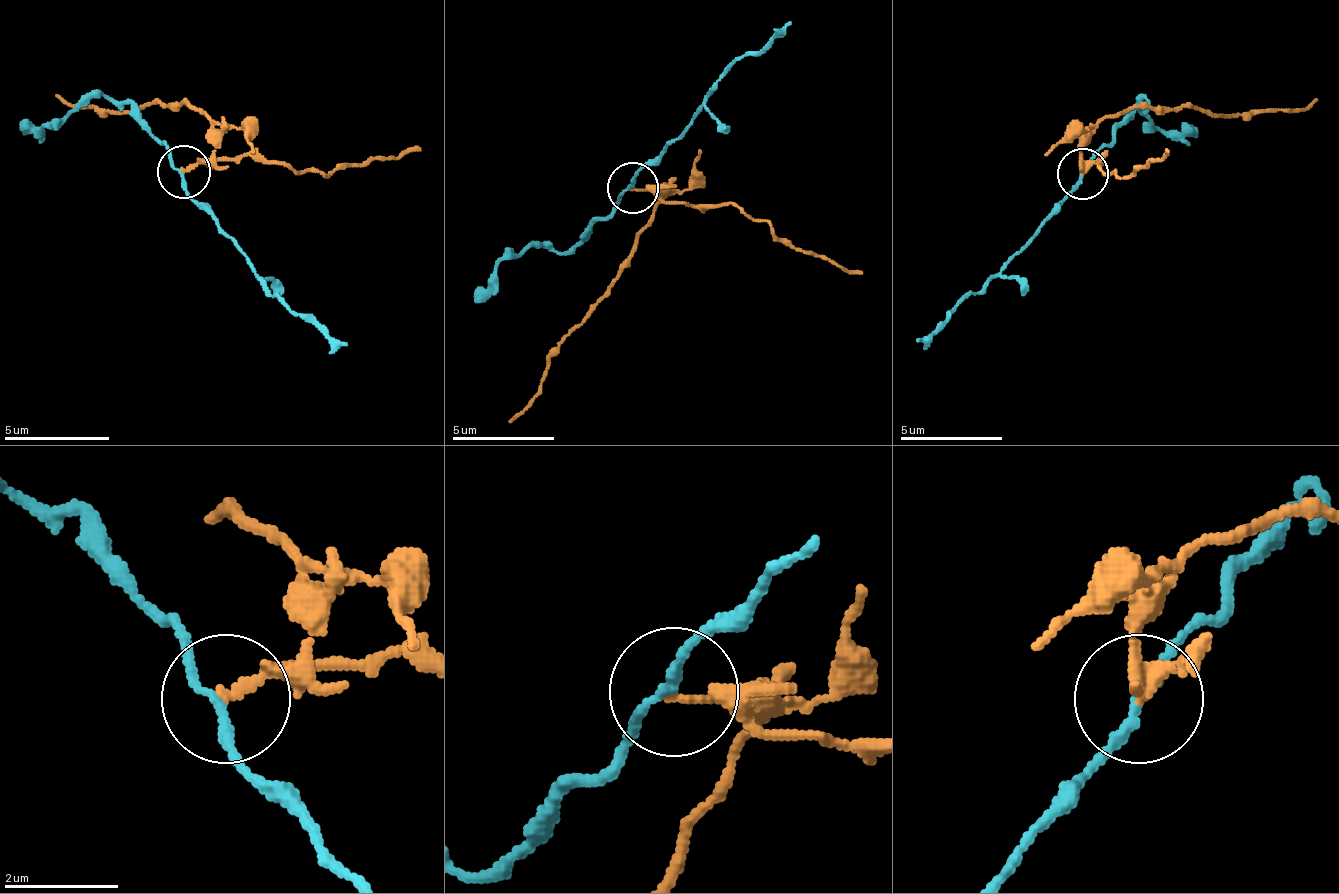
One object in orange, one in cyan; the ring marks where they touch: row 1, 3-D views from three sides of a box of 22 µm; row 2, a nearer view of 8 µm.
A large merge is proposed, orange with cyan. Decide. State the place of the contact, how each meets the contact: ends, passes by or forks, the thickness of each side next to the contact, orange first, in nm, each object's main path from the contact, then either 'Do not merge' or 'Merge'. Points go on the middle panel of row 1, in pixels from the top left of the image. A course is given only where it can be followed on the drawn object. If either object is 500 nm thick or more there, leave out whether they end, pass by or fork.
Place: (633, 187). At the ring orange ends. At the ring cyan passes by. Thickness 150 nm (orange) against 150 nm. Course of orange: (634, 188), (660, 188), (660, 204), (609, 295), (547, 362), (542, 387), (507, 423). Course of cyan: (634, 188), (634, 178), (721, 76), (792, 20). Do not merge

